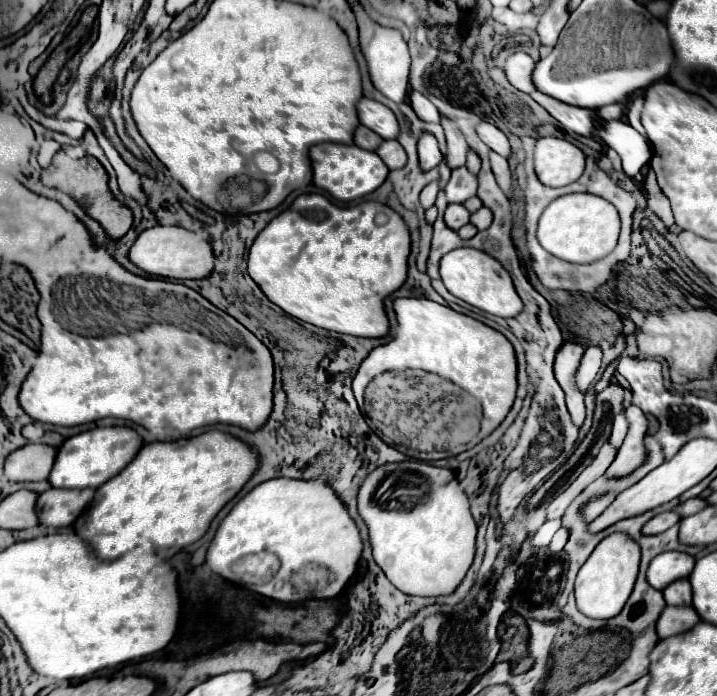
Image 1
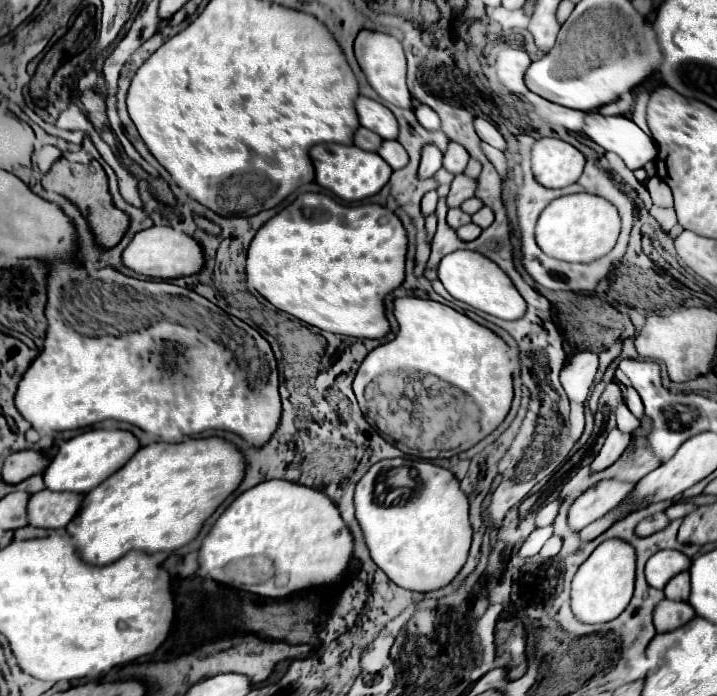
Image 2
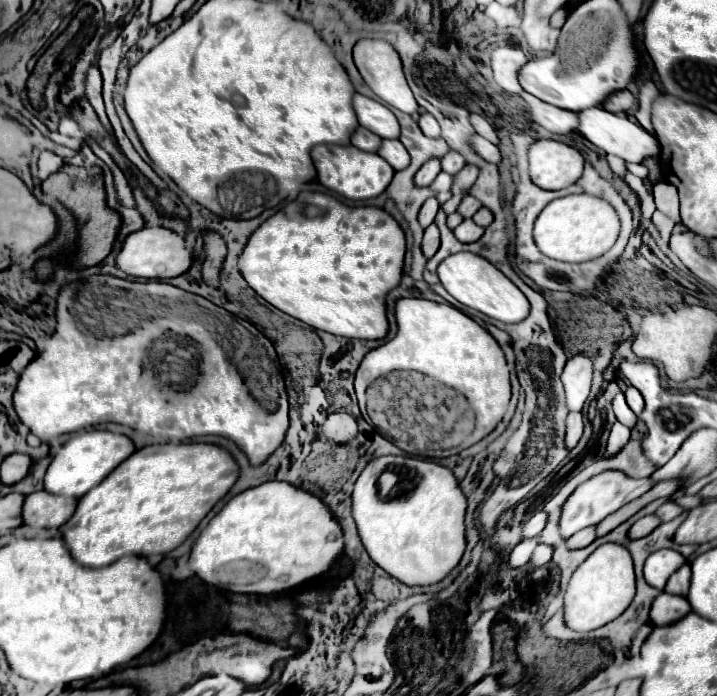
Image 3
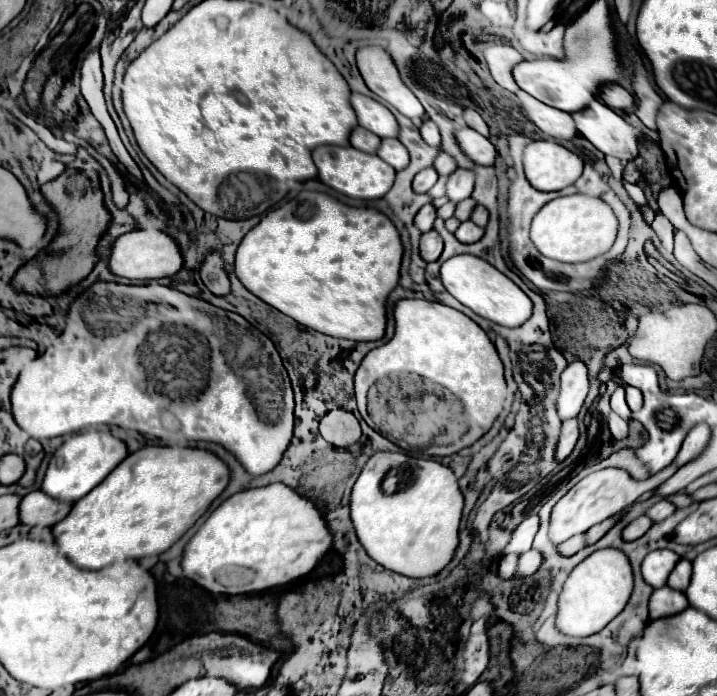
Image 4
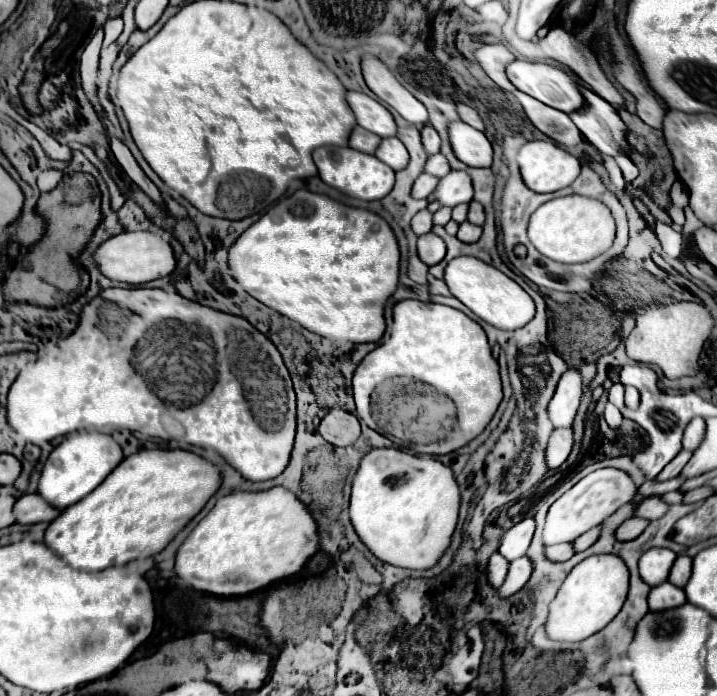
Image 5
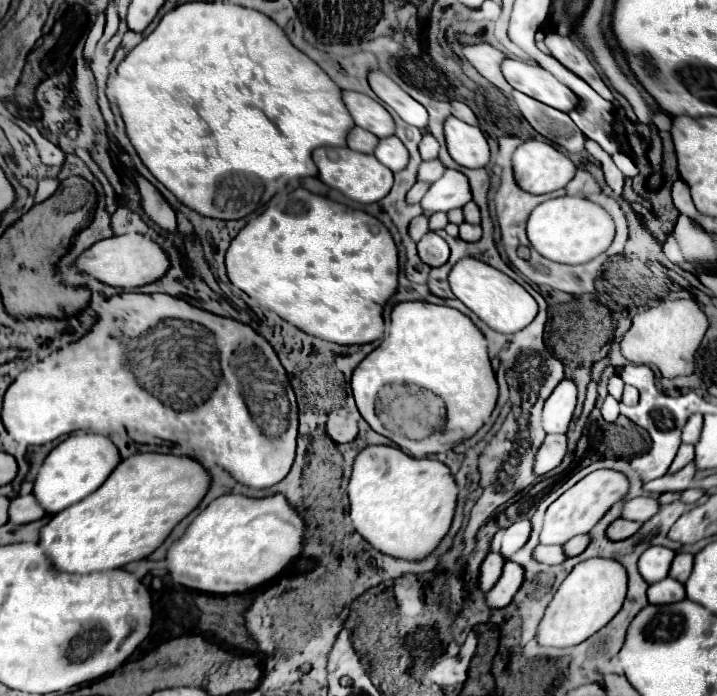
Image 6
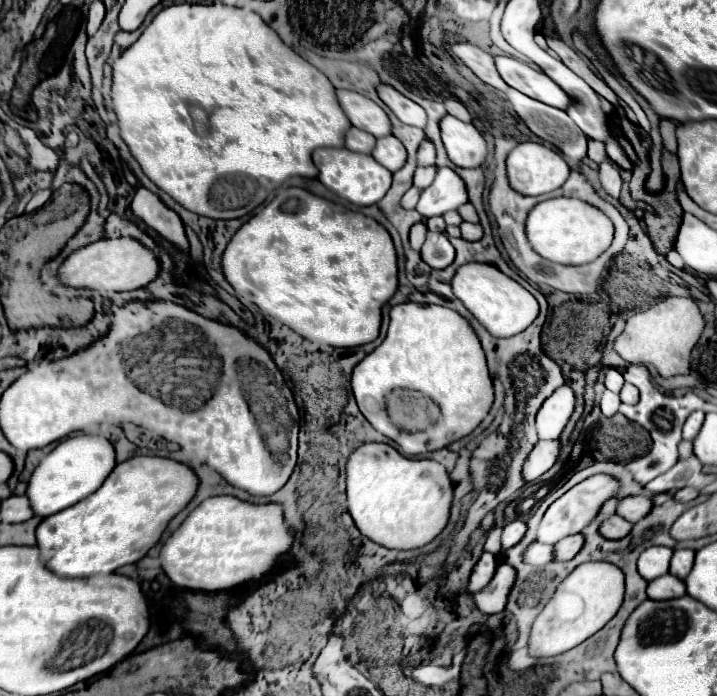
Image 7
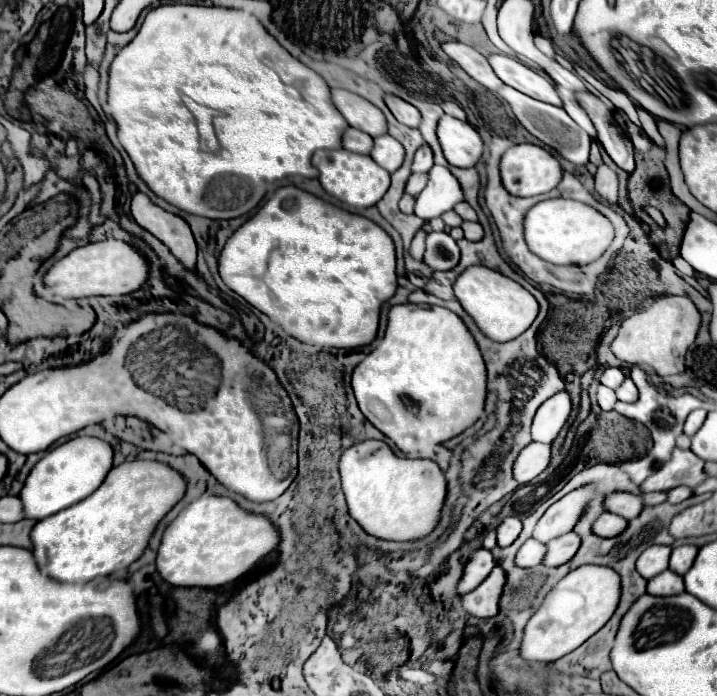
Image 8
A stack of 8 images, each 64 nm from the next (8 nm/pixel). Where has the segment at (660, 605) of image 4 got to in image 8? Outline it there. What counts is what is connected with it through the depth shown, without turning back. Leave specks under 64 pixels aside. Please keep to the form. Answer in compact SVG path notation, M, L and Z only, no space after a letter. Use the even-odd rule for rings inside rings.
M666 570L648 580L648 592L654 596L672 596L684 592L684 580L680 574Z

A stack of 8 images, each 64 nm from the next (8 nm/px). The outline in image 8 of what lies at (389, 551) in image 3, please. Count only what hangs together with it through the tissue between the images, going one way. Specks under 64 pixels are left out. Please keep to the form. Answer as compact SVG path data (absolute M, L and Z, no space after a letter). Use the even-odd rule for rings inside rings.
M366 440L346 448L338 468L350 516L368 534L382 540L416 540L438 524L446 480L436 462L398 458L386 442Z

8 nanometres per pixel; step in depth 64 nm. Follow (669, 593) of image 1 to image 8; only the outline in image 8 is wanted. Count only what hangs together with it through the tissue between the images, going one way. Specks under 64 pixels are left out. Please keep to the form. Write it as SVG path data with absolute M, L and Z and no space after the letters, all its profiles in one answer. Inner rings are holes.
M682 544L672 548L672 556L670 556L670 570L676 574L686 574L690 570L690 566L694 564L694 558L698 554L698 548L694 544Z

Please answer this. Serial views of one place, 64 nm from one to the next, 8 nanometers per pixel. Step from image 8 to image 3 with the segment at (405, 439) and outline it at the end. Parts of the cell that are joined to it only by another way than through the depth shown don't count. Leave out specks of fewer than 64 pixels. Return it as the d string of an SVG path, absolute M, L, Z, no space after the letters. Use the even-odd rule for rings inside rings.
M400 298L396 302L396 320L398 320L396 338L368 352L356 372L354 386L362 416L370 420L364 404L364 392L370 386L370 382L394 370L416 370L426 376L432 376L440 384L458 390L468 400L470 408L476 414L476 428L470 436L470 442L462 442L460 446L448 450L446 454L458 454L464 448L470 448L472 444L480 442L502 420L510 400L508 366L496 340L480 324L476 324L472 318L468 318L454 306L422 298Z

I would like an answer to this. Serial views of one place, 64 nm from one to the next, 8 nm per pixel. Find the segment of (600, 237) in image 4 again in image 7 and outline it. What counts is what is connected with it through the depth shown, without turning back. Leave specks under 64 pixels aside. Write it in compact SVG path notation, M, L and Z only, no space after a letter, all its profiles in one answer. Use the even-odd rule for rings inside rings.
M552 198L536 204L526 218L526 236L536 254L558 264L590 264L612 244L614 226L598 208L576 198Z

